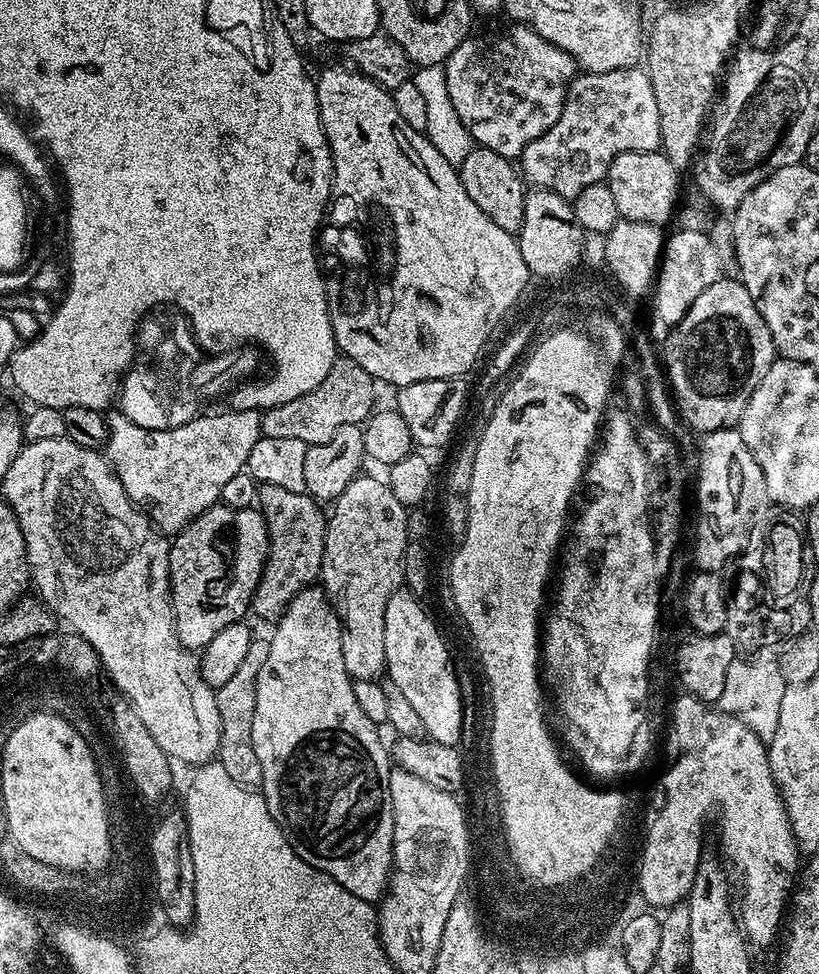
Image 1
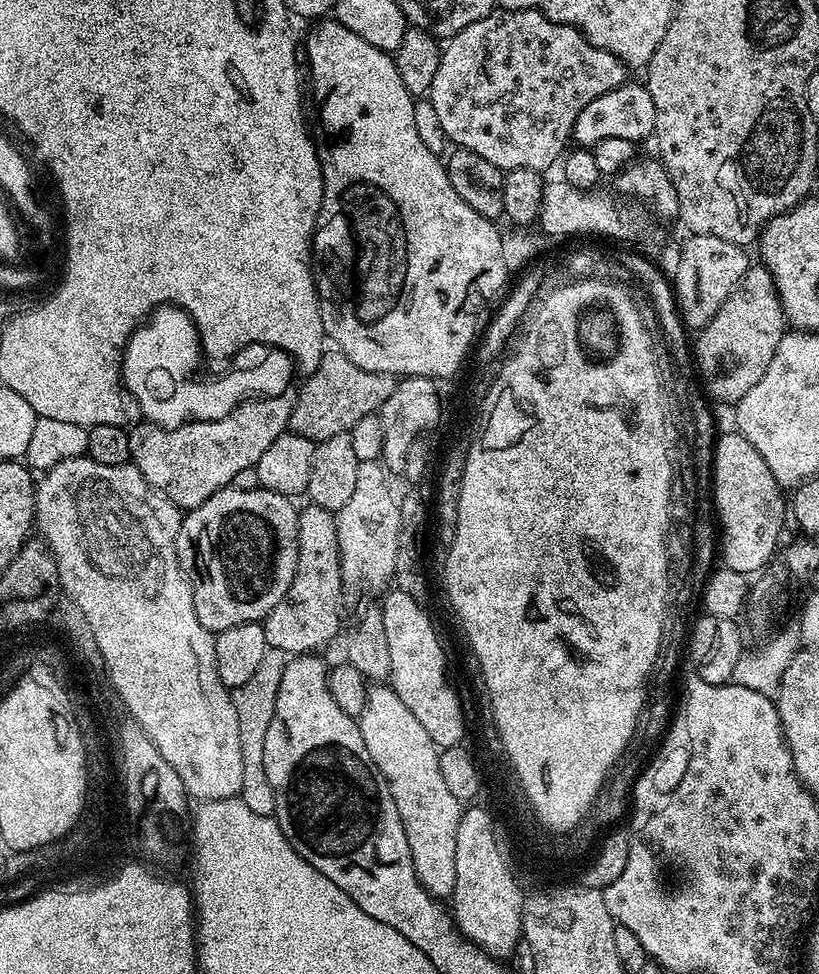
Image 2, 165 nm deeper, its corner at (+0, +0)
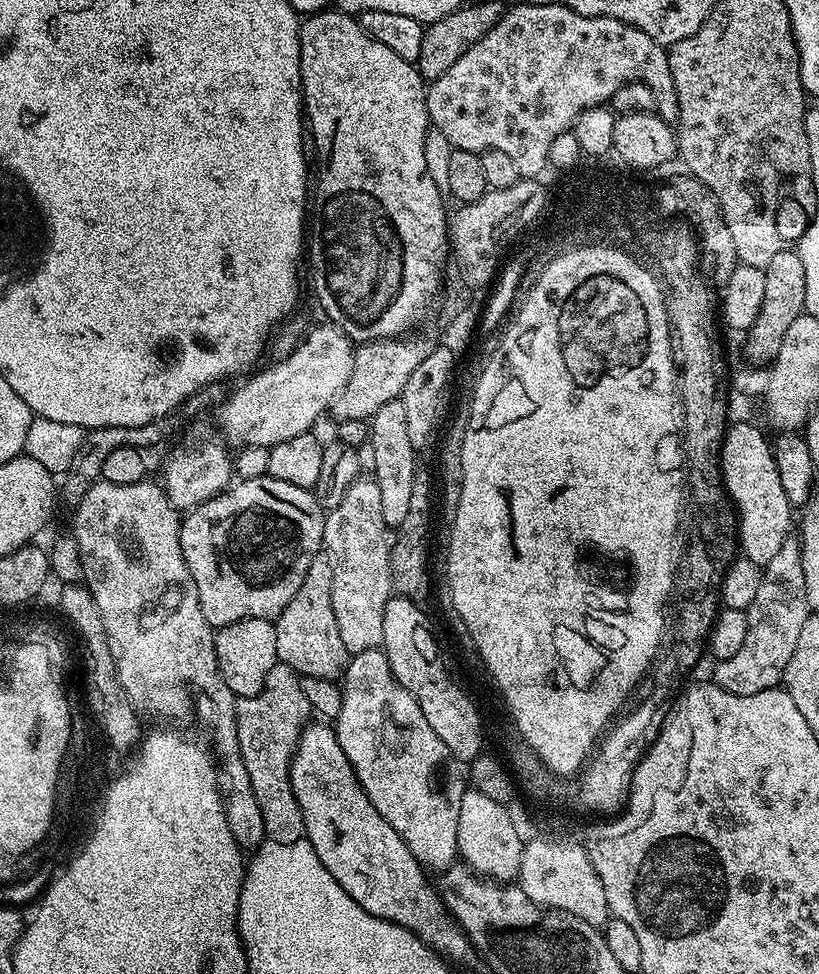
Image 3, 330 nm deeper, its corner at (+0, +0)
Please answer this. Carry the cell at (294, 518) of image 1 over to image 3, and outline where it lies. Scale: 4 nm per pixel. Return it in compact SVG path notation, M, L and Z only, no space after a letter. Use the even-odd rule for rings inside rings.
M327 555L316 556L314 562L310 562L310 570L306 570L306 578L302 578L302 586L298 586L298 594L294 594L294 598L290 598L280 615L275 617L277 661L290 666L300 676L336 680L348 667L350 653L338 634L338 618L334 618L333 587L334 573L330 570Z

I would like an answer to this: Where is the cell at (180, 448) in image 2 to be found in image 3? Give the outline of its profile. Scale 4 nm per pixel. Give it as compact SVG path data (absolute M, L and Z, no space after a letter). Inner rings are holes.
M331 322L323 323L285 360L270 365L265 372L250 377L241 388L225 395L215 409L215 423L219 435L229 445L273 448L278 442L313 431L317 427L316 419L331 409L334 398L350 378L354 344L341 328Z

